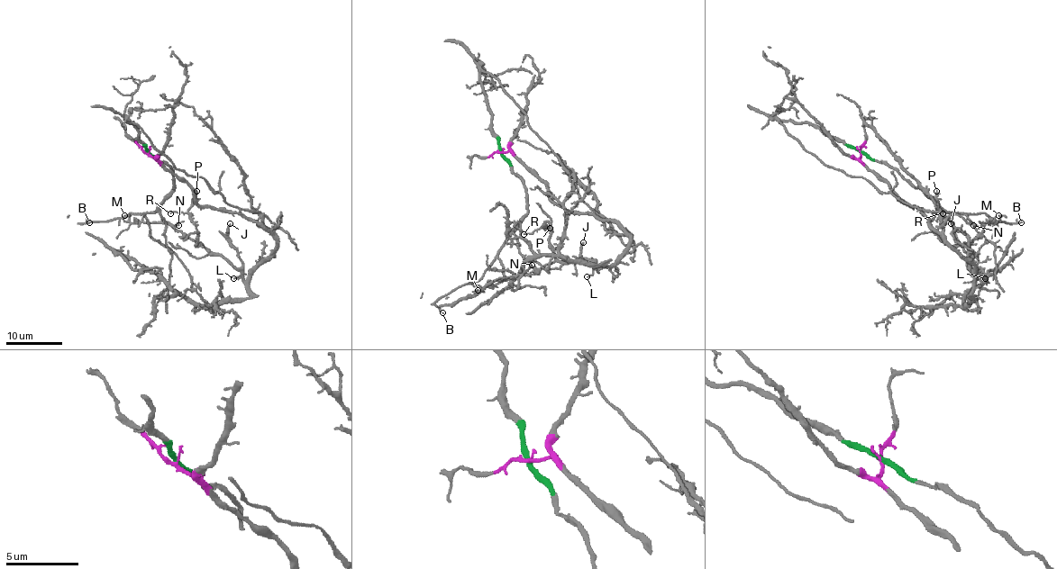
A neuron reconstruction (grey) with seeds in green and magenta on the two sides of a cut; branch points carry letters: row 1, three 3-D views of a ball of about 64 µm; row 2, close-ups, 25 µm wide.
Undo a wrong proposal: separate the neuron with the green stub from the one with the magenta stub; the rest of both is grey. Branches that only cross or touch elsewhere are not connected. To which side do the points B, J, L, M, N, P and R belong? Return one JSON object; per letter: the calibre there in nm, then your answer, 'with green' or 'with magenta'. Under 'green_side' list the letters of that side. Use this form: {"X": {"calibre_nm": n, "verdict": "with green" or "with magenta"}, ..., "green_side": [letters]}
{"B": {"calibre_nm": 80, "verdict": "with green"}, "J": {"calibre_nm": 160, "verdict": "with magenta"}, "L": {"calibre_nm": 140, "verdict": "with magenta"}, "M": {"calibre_nm": 120, "verdict": "with magenta"}, "N": {"calibre_nm": 150, "verdict": "with magenta"}, "P": {"calibre_nm": 240, "verdict": "with magenta"}, "R": {"calibre_nm": 120, "verdict": "with magenta"}, "green_side": ["B"]}

